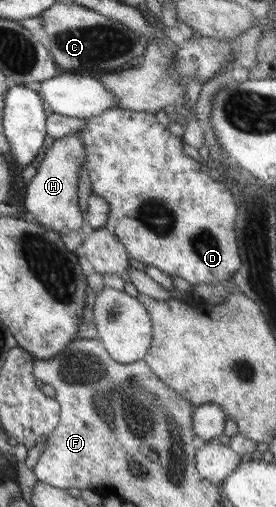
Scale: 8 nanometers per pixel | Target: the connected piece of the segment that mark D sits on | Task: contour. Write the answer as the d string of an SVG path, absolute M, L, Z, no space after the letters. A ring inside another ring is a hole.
M115 106L115 108L111 107L97 116L88 118L87 123L79 130L81 144L85 148L85 164L83 170L88 175L92 194L101 196L109 204L109 215L107 215L107 223L105 223L104 228L123 244L123 248L129 252L131 258L142 262L144 265L154 266L170 277L179 276L179 278L187 281L190 286L197 284L223 284L230 280L232 274L240 267L235 234L235 221L237 220L238 207L236 190L225 189L219 180L213 180L209 176L208 163L206 161L199 162L185 155L181 148L182 139L173 135L167 127L157 123L153 115L153 113L135 112L134 110L122 109Z

